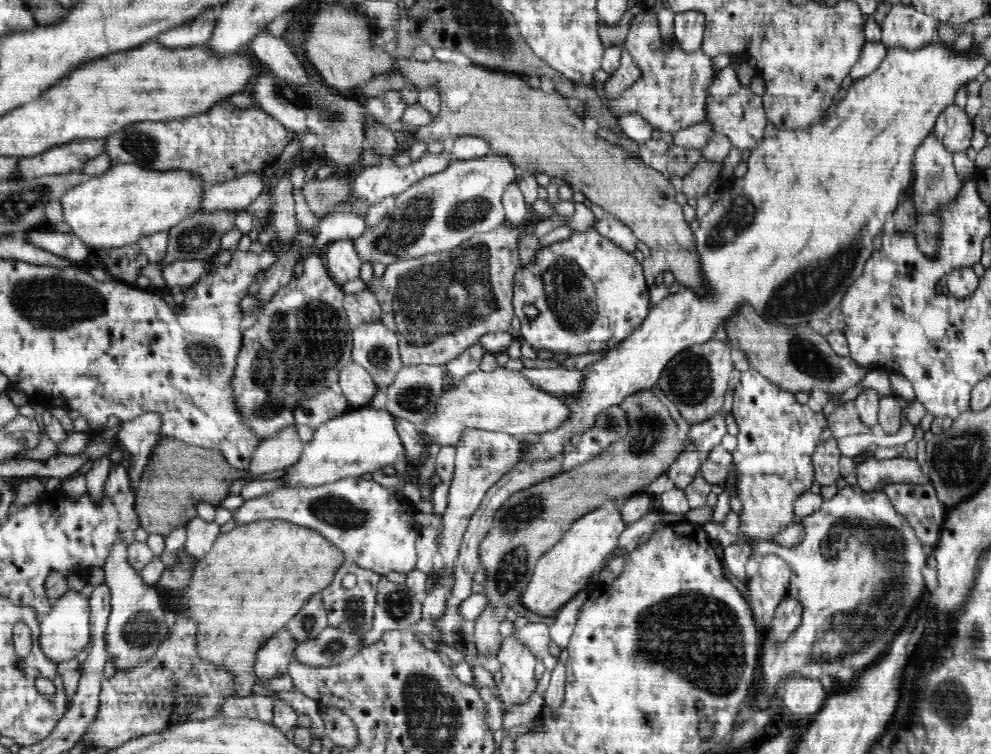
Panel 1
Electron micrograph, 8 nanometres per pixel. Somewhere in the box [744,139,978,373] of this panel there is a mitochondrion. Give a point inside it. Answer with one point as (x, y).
(813, 286)

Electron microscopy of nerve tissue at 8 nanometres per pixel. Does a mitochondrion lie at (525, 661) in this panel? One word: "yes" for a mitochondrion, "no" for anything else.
no

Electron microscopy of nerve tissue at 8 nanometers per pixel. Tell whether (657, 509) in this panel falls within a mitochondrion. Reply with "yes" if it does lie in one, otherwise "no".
no

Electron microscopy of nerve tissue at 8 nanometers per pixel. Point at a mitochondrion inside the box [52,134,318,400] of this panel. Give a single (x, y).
(206, 356)

